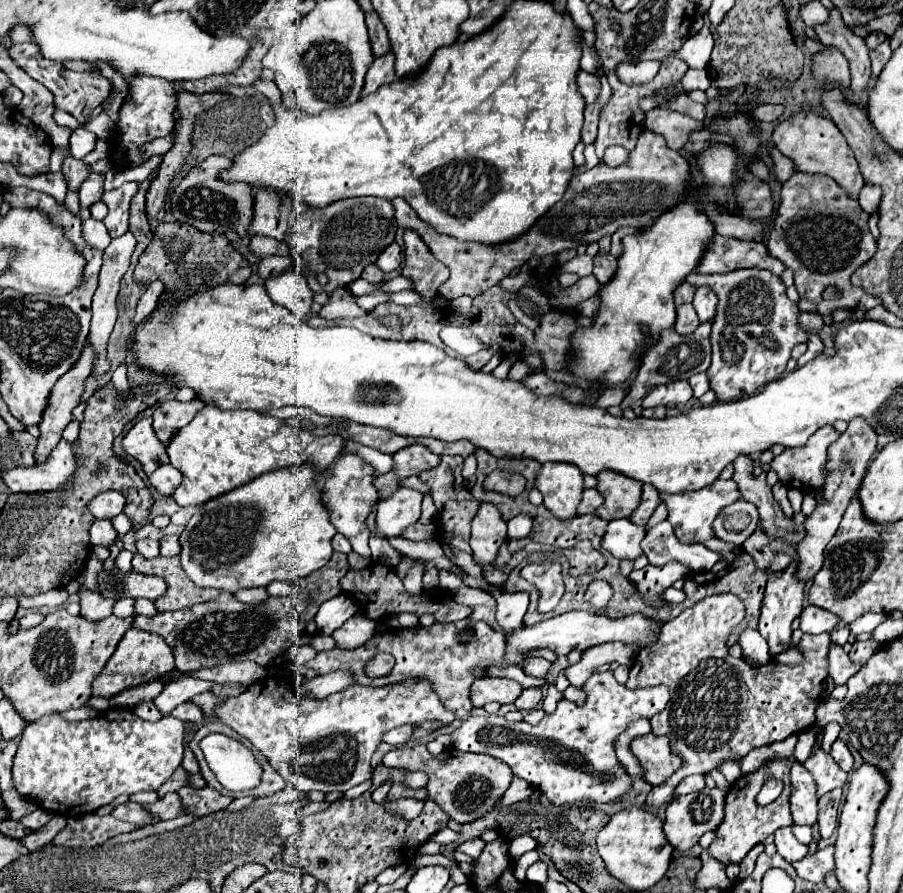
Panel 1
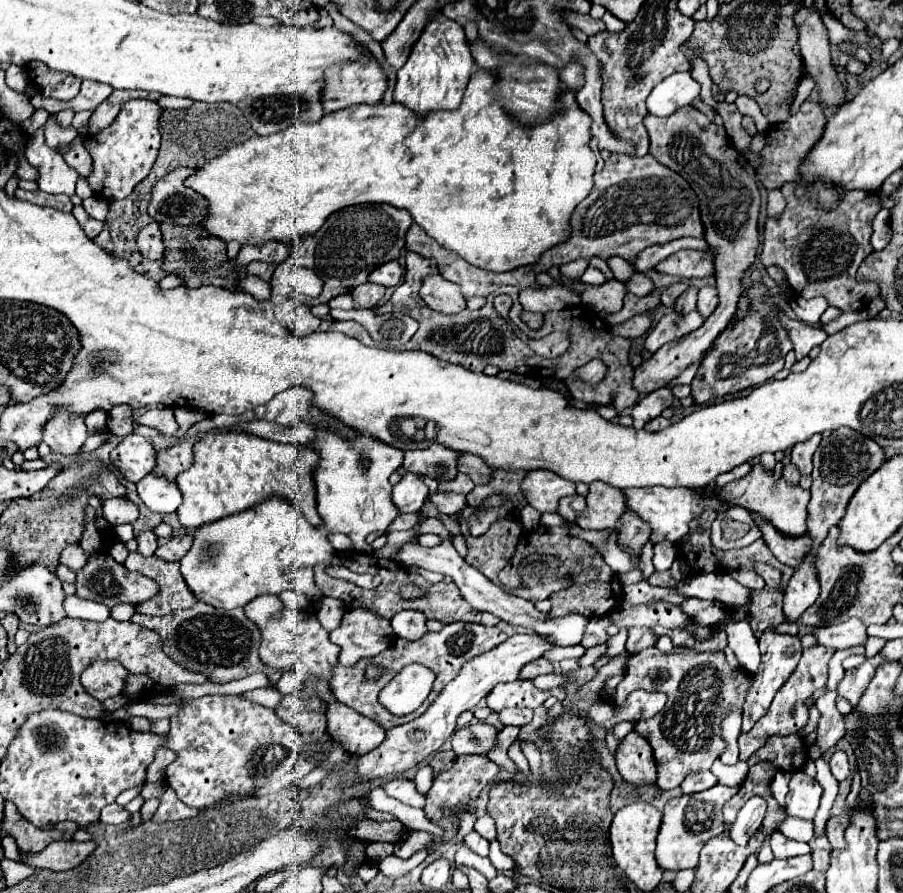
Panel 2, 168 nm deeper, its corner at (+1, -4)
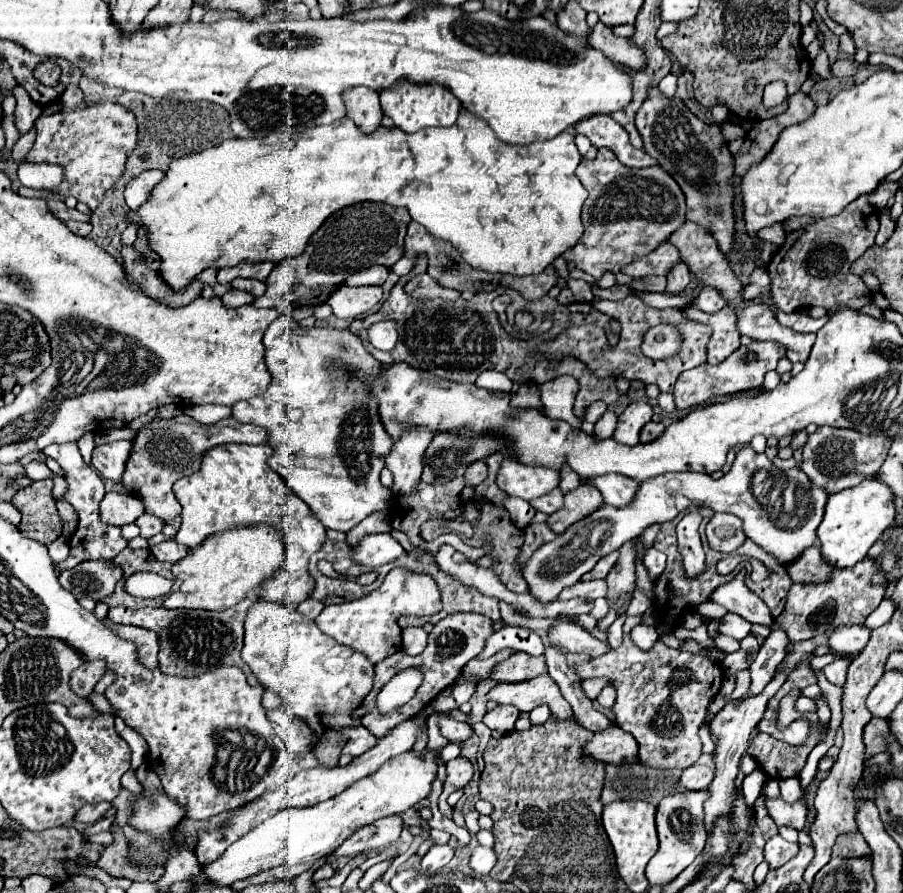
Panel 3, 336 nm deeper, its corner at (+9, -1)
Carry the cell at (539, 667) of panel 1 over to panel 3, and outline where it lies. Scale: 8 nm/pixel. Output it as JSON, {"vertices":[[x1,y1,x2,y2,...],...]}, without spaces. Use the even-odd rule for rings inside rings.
{"vertices":[[514,652,494,668,496,682,524,682,540,674,546,674,544,656,530,656,526,652]]}

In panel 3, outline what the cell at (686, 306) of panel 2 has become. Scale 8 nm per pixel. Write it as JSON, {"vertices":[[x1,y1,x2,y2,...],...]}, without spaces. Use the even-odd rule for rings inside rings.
{"vertices":[[680,260,676,266,672,266,672,270,668,272,666,278,668,278,666,292,670,292,670,294,682,292,682,290,688,286,688,282,690,282,690,270,688,270,688,264]]}

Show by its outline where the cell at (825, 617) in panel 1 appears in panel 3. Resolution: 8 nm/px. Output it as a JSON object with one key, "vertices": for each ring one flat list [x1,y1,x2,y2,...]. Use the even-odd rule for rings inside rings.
{"vertices":[[838,626,830,636,830,648,836,652,860,652,870,640,866,626]]}

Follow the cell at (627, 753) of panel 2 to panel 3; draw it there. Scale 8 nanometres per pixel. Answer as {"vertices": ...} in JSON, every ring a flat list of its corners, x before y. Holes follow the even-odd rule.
{"vertices":[[610,724,606,730,596,732,594,738,582,746,582,752,604,764,622,764,634,762,638,756,638,744,632,734]]}

